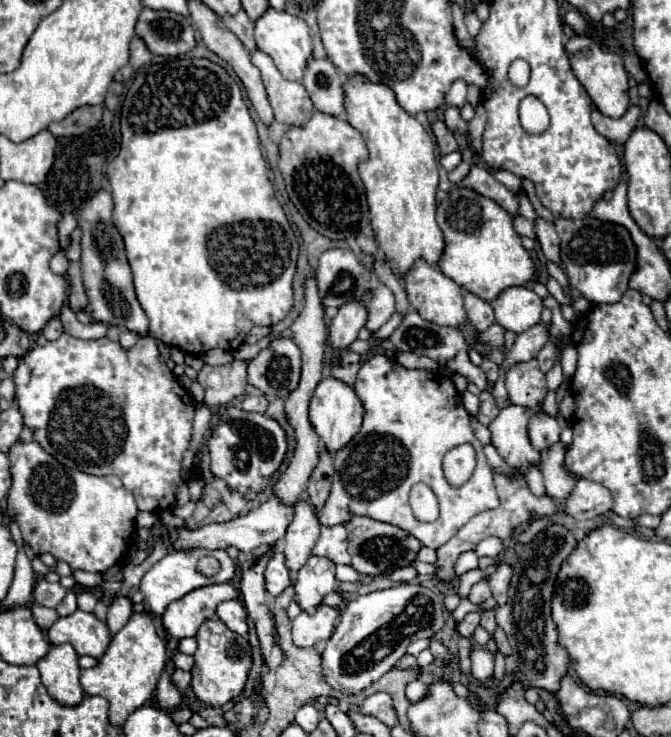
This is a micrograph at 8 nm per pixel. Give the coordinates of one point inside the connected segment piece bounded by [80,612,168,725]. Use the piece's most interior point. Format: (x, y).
(126, 674)

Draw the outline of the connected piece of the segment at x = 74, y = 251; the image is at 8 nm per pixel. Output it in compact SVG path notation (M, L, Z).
M78 229L72 233L72 245L68 247L66 257L68 257L68 261L78 261L80 259L80 231Z

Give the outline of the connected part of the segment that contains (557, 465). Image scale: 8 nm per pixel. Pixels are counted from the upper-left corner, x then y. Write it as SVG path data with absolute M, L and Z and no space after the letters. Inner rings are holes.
M556 441L554 445L540 451L540 463L538 463L544 475L546 493L558 501L564 501L576 483L576 477L570 471L564 471L564 455L566 455L566 445L562 441Z

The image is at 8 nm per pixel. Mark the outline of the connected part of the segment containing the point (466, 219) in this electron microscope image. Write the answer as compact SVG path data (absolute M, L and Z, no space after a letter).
M454 185L448 197L438 203L436 221L444 233L444 241L448 243L438 267L446 277L470 293L494 301L502 291L528 285L534 279L534 261L522 247L520 235L512 227L512 217L492 199Z

